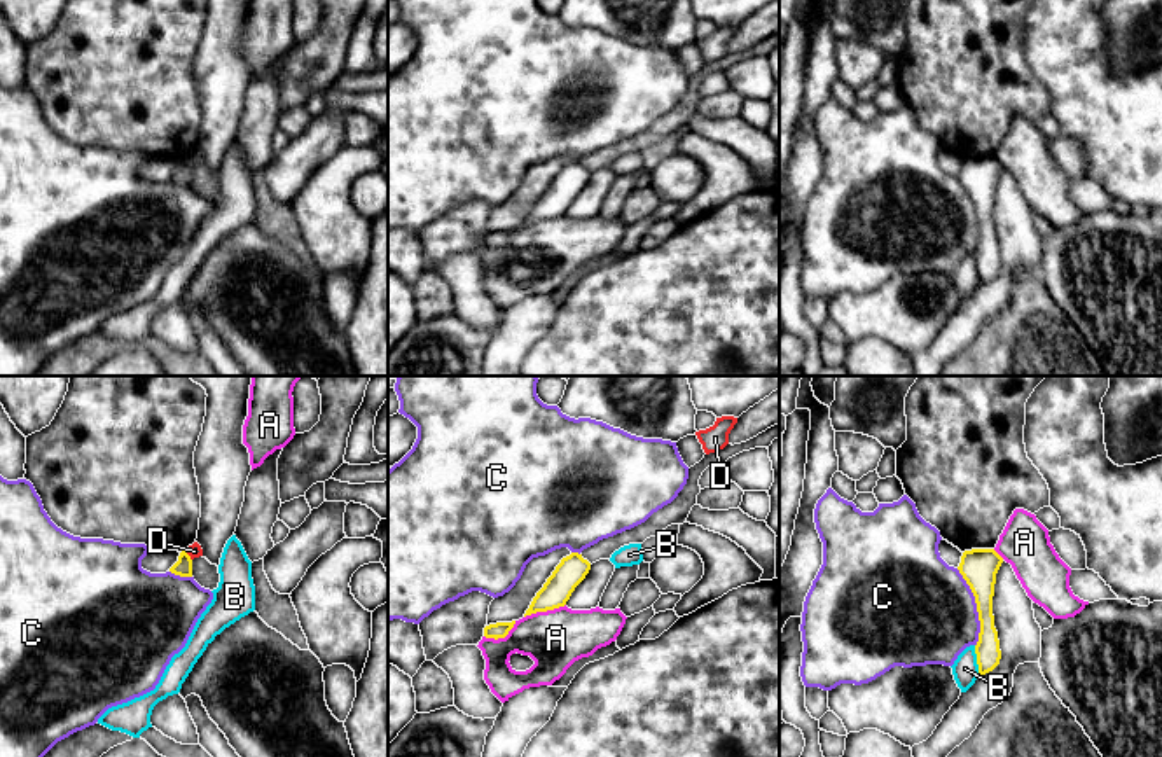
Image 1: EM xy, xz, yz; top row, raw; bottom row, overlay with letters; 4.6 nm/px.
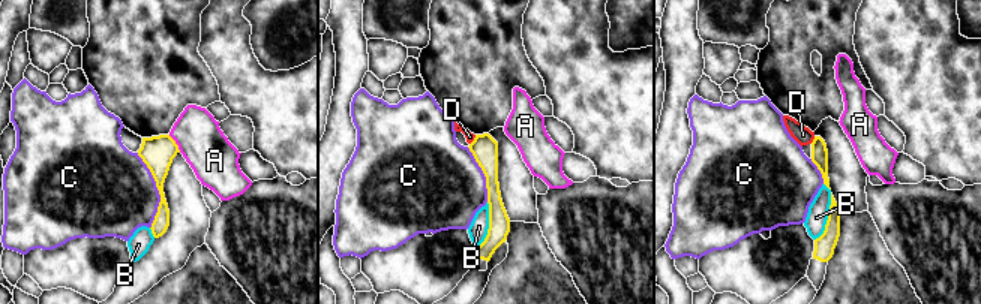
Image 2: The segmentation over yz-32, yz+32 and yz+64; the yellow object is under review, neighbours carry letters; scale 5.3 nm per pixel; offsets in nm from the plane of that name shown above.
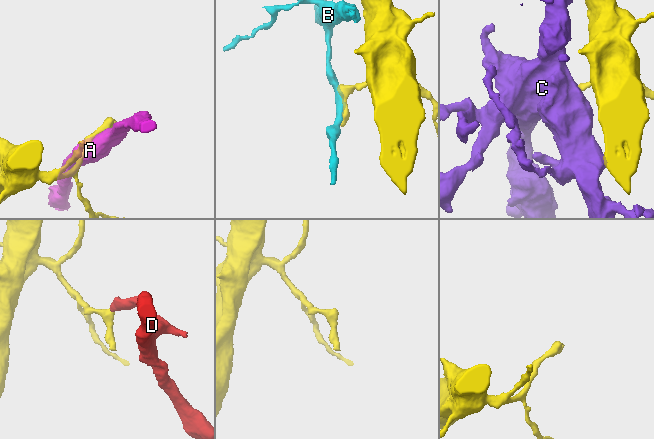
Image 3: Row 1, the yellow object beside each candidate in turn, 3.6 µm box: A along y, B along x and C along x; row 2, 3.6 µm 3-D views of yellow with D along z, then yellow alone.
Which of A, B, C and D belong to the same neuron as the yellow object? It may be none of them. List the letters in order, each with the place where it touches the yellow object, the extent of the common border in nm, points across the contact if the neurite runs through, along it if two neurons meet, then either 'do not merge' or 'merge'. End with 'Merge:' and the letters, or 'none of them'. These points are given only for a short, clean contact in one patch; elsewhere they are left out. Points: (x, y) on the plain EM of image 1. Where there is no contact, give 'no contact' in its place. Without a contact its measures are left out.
A: contact xz (544, 219); length 200 nm; do not merge
B: contact yz (977, 270); length 150 nm; border yz (974, 254), (979, 284); do not merge
C: contact yz (977, 215); length 380 nm; do not merge
D: contact xy (189, 165); length 60 nm; border xy (184, 159), (191, 168); do not merge
Merge: none of them

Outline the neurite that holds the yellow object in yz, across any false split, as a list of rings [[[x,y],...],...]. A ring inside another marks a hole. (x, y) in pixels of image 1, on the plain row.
[[[972,157],[963,161],[961,171],[958,175],[975,205],[980,229],[979,250],[975,253],[979,285],[993,280],[1001,267],[998,240],[994,236],[993,224],[996,182],[1001,171],[1003,166],[994,157]]]

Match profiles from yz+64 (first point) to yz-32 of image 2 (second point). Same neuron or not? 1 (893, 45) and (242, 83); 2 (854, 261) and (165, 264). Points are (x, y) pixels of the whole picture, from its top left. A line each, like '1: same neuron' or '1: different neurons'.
1: same neuron
2: different neurons

